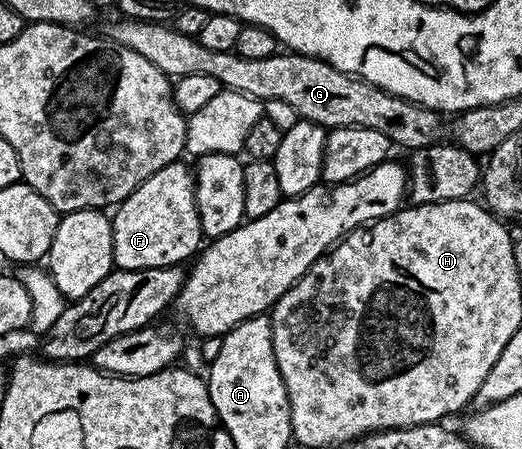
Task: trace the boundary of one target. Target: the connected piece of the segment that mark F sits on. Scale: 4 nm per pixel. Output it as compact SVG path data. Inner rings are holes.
M178 160L161 167L161 171L149 175L149 179L119 202L111 223L113 255L118 268L169 267L186 262L200 252L205 238L195 206L195 178L192 170L183 164Z

